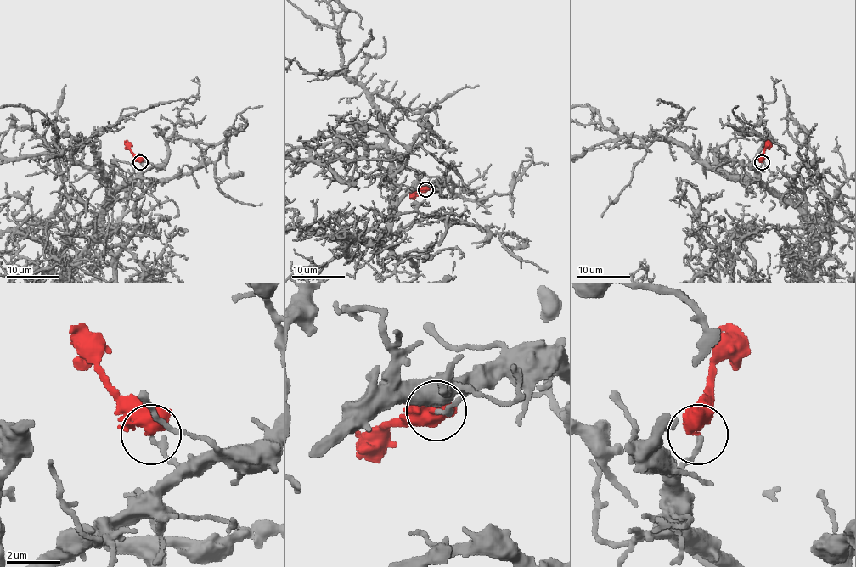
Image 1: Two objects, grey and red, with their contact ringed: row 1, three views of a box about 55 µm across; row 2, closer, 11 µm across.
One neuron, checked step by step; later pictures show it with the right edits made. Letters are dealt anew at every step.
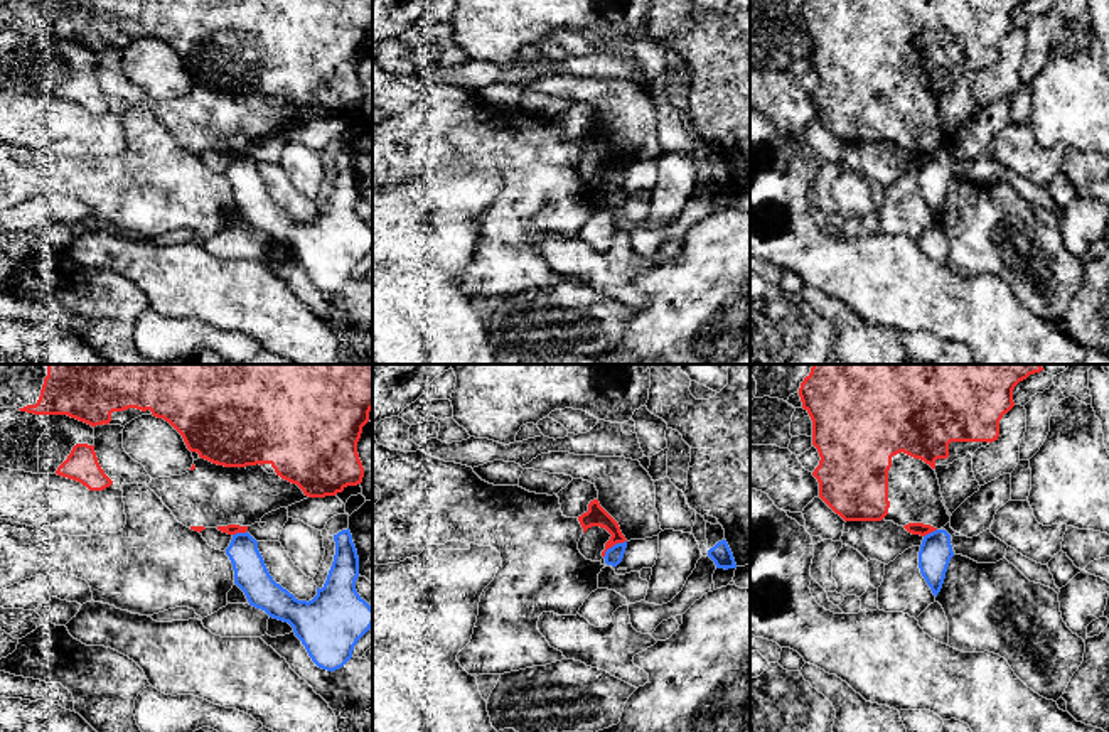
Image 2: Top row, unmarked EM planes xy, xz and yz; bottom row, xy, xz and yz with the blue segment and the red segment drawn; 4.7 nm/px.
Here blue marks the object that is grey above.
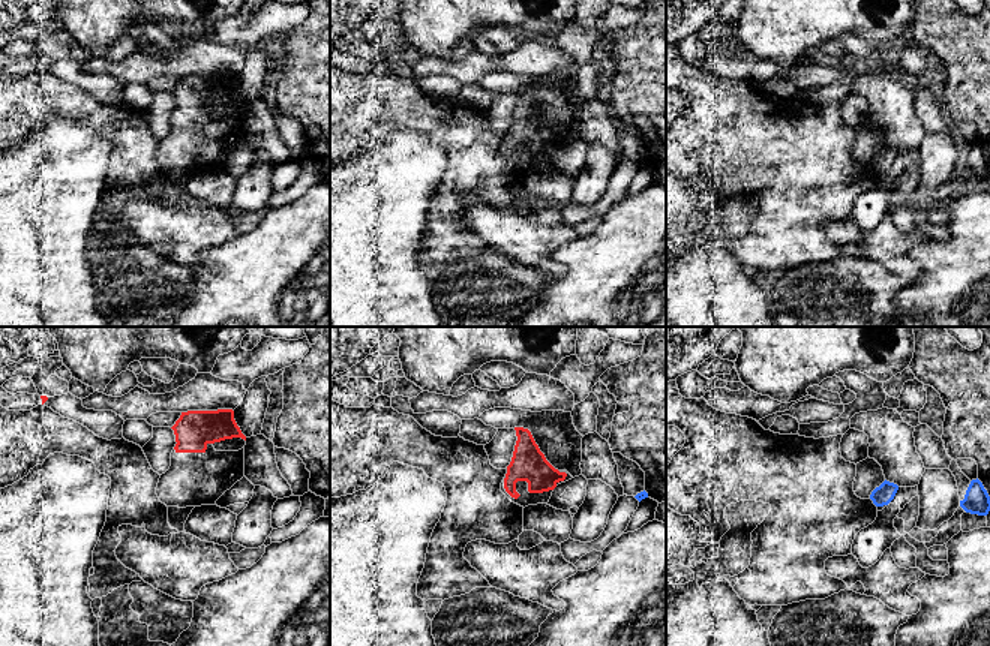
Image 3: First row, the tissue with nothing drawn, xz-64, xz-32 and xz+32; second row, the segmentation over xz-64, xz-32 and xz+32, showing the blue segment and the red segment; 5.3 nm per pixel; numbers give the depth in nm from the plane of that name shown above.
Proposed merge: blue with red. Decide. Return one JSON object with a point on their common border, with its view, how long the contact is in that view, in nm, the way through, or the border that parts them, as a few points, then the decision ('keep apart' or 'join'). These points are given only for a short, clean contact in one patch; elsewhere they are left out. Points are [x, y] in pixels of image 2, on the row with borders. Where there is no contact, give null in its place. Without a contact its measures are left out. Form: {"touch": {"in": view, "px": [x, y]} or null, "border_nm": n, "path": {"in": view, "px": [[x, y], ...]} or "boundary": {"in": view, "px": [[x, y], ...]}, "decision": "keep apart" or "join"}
{"touch": {"in": "xz", "px": [614, 545]}, "border_nm": 140, "boundary": {"in": "xz", "px": [[626, 540], [612, 545], [604, 557]]}, "decision": "keep apart"}

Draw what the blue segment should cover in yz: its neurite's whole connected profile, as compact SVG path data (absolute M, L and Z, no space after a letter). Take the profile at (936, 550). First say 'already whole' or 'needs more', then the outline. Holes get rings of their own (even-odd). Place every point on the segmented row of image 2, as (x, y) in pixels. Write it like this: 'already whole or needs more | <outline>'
already whole | M935 530L924 536L919 552L919 568L935 597L942 589L952 557L951 535L946 530Z

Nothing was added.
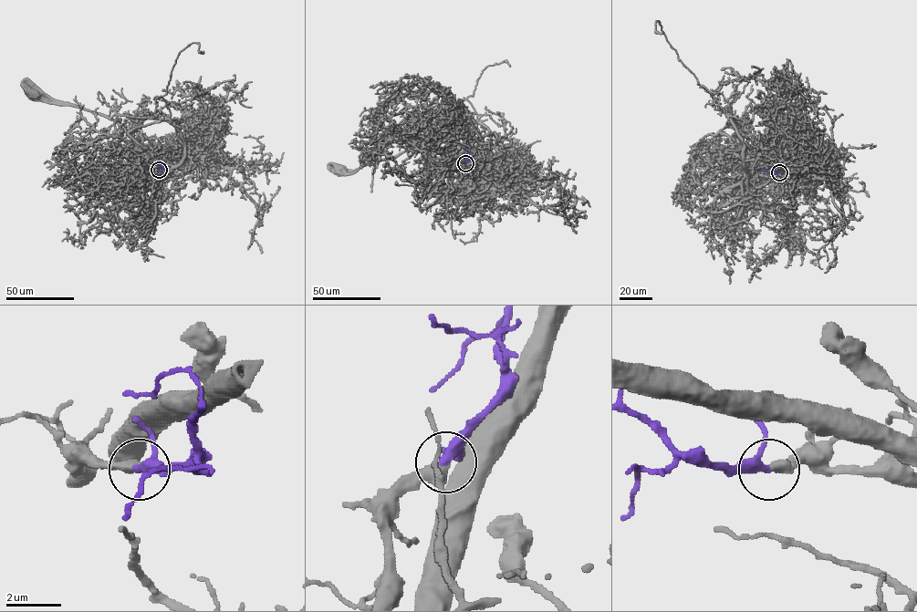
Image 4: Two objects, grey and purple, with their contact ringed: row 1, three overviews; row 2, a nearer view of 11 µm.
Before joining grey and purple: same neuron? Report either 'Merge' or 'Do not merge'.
Merge

